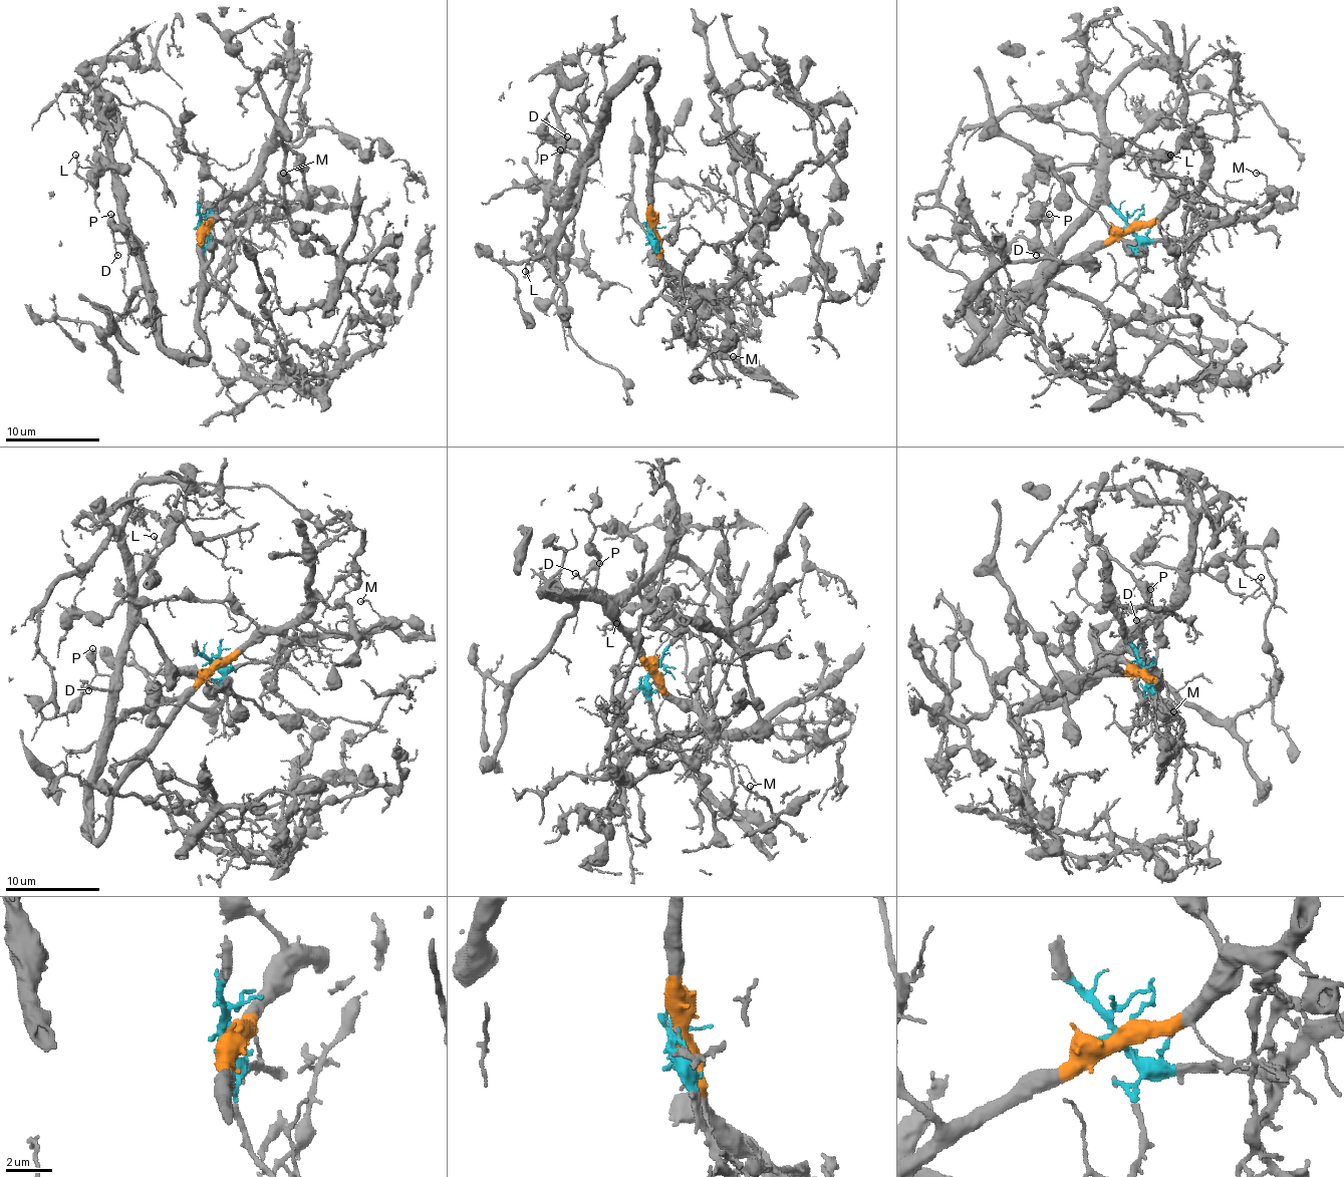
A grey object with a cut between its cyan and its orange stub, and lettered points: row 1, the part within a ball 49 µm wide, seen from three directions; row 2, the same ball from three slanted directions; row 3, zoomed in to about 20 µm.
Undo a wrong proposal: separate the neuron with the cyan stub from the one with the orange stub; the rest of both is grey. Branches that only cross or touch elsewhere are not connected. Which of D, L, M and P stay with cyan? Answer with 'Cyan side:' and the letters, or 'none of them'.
Cyan side: none of them

